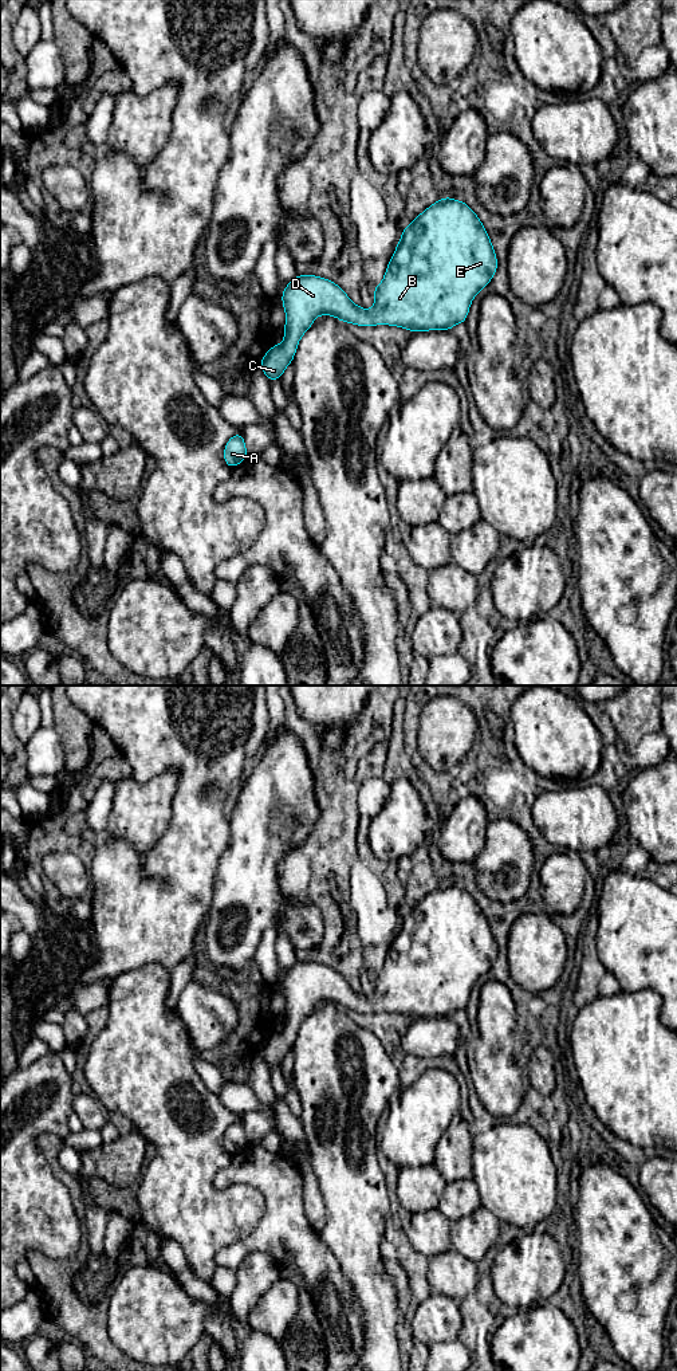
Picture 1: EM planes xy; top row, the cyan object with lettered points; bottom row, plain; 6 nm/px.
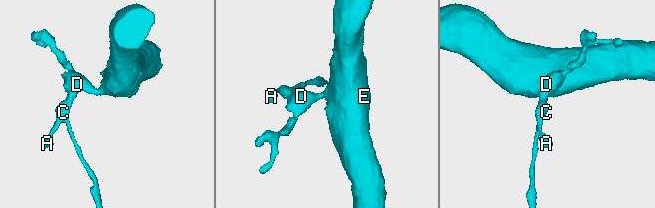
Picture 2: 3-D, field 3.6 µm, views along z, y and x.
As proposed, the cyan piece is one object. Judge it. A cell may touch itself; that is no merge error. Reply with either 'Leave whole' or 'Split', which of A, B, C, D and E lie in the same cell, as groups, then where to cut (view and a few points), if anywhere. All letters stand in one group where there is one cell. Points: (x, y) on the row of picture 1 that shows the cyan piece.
Leave whole. Groups: A B C D E. No split

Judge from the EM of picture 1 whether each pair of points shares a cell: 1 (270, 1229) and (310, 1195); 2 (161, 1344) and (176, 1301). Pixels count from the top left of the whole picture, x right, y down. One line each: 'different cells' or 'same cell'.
1: different cells
2: same cell

